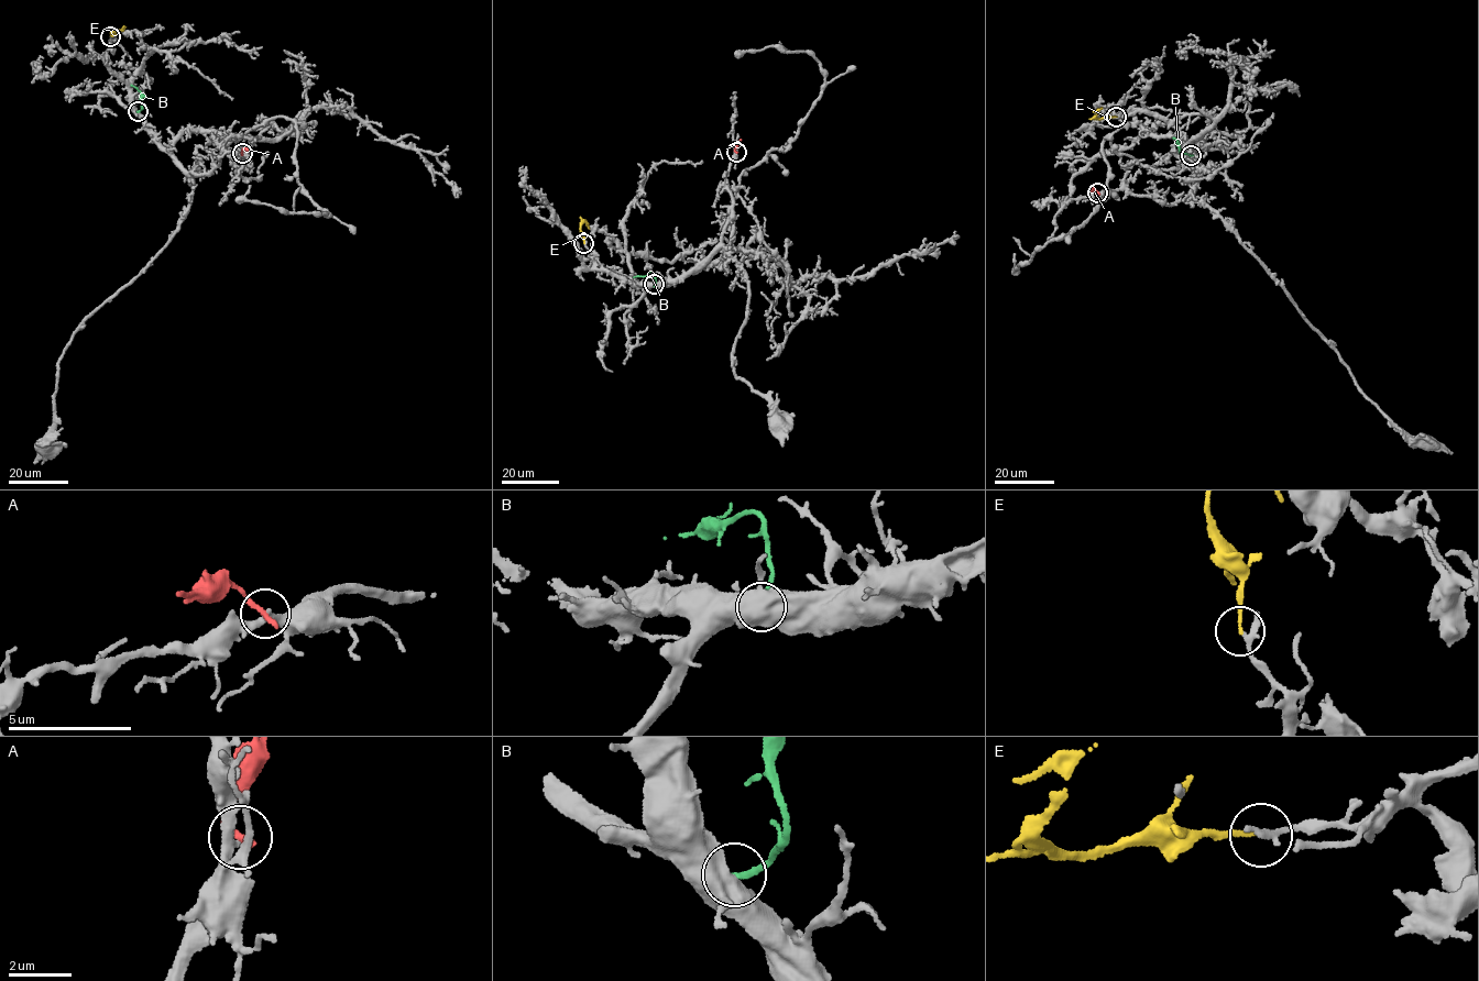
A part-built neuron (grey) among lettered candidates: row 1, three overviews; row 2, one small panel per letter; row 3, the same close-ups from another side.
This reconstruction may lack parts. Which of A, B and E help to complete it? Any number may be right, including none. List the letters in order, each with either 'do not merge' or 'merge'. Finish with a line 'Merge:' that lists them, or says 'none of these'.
A: do not merge
B: do not merge
E: merge
Merge: E

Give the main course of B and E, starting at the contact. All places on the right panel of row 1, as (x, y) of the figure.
B: (1191, 155), (1179, 152), (1179, 142), (1173, 138)
E: (1117, 117), (1097, 118), (1102, 108)

